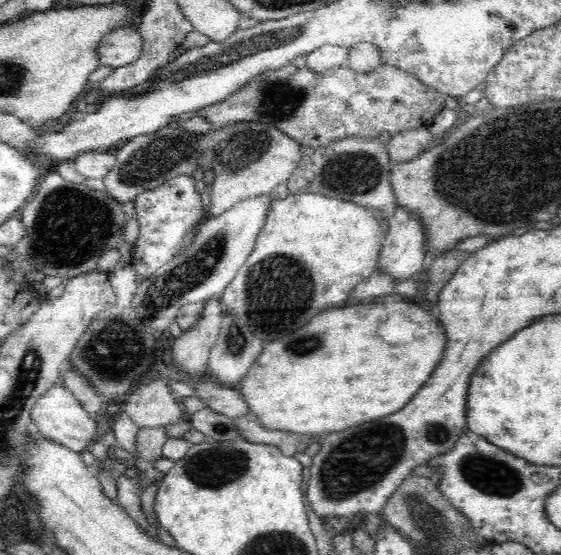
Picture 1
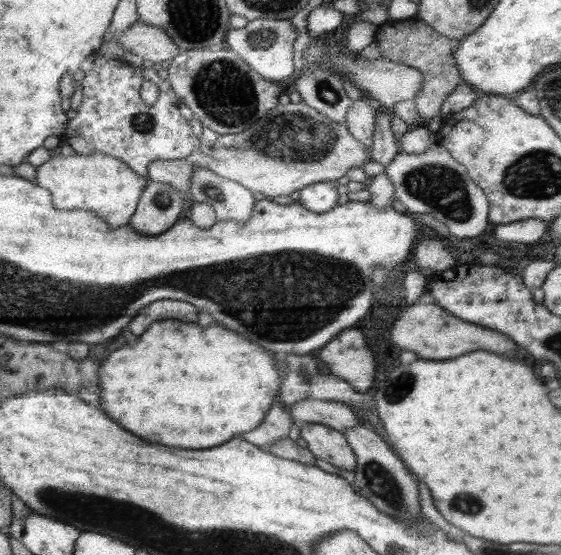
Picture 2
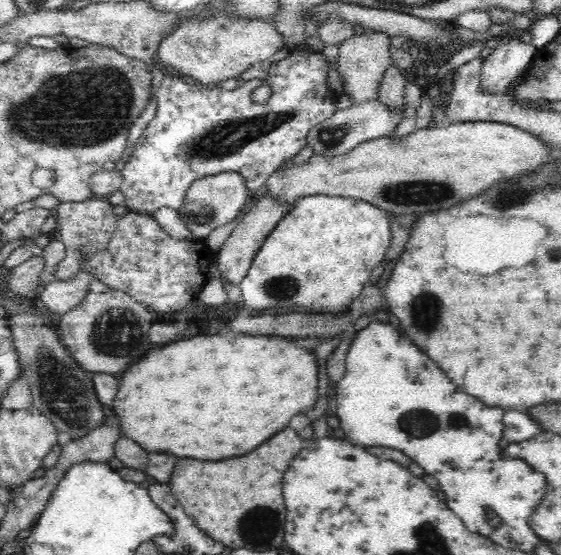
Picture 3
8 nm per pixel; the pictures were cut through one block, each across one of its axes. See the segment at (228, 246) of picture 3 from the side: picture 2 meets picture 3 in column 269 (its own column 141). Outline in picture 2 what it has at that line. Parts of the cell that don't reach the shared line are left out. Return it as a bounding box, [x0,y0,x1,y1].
[129,182,184,234]

